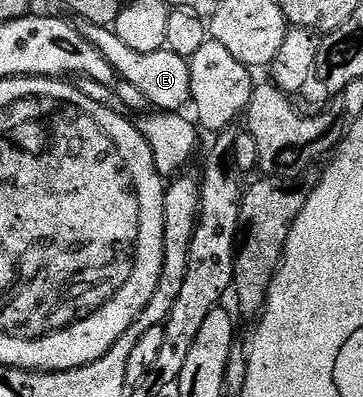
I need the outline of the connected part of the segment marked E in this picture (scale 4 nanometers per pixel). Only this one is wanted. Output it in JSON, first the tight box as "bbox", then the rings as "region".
{"bbox":[78,21,191,114],"region":[[[80,21],[78,28],[86,39],[90,39],[98,47],[98,51],[102,51],[102,55],[114,67],[120,81],[134,83],[134,87],[138,87],[138,91],[142,91],[142,95],[146,95],[149,106],[165,113],[179,114],[184,109],[183,105],[187,106],[191,102],[190,67],[185,58],[171,53],[166,47],[158,51],[134,51],[134,47],[130,47],[127,43],[122,43],[122,39],[118,39],[115,28],[107,25]]]}

